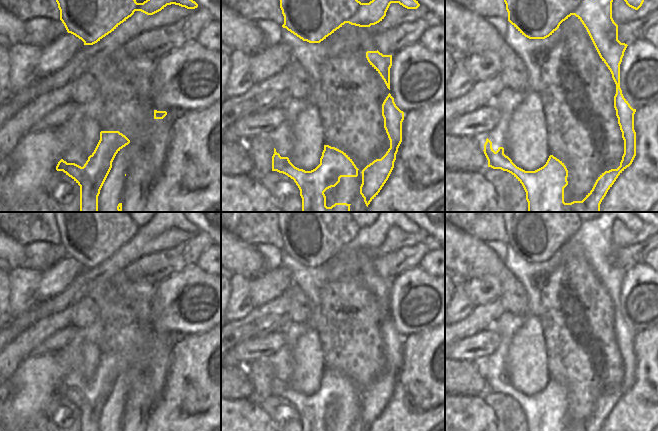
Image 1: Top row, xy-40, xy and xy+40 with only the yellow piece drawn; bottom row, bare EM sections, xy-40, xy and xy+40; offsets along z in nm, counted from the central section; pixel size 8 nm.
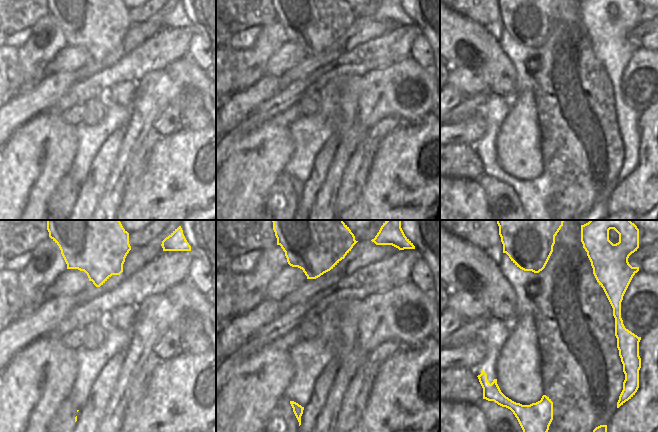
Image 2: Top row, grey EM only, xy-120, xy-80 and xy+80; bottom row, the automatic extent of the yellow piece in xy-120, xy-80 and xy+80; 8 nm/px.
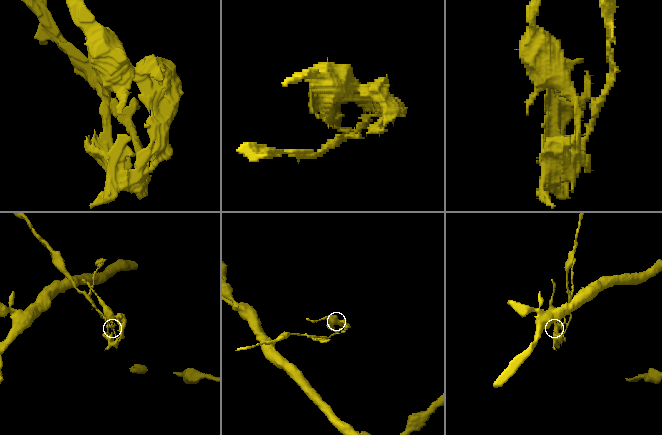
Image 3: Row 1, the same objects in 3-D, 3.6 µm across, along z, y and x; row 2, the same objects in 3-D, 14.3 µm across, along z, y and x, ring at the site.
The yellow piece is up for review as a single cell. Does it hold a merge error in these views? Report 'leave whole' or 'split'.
leave whole

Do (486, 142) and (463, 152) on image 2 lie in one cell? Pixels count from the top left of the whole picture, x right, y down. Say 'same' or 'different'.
different

